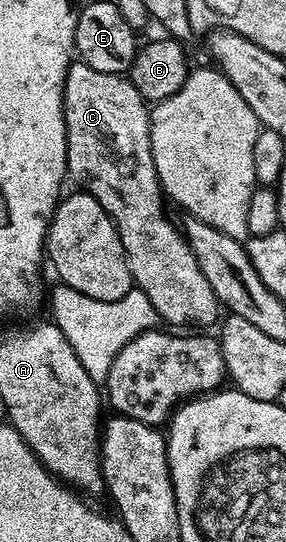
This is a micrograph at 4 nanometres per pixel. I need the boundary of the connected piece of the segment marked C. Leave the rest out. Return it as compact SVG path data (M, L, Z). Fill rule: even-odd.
M81 62L71 63L70 68L66 71L66 89L62 95L62 113L66 115L66 171L69 179L75 180L75 185L81 186L85 191L92 194L92 198L96 198L96 202L100 202L100 206L104 206L104 210L113 218L116 230L120 234L120 242L126 251L126 261L130 267L130 273L134 279L134 287L139 288L148 298L148 302L152 302L152 306L157 310L159 317L163 321L167 320L170 324L183 324L186 330L206 330L214 319L219 319L220 305L216 294L212 294L212 286L208 286L208 278L204 278L204 270L200 270L200 265L196 262L196 254L192 254L192 246L188 246L186 237L182 234L182 229L177 223L174 224L166 217L166 208L162 205L164 201L164 193L162 185L158 182L156 174L156 166L152 158L152 150L150 149L150 114L151 109L148 107L147 100L140 94L140 90L136 90L136 86L122 74L104 74L100 70L92 70L92 66Z

